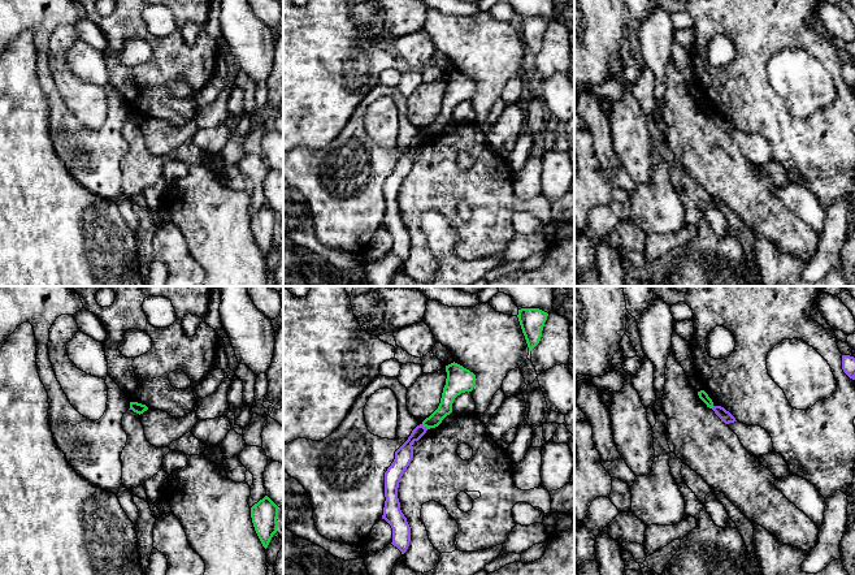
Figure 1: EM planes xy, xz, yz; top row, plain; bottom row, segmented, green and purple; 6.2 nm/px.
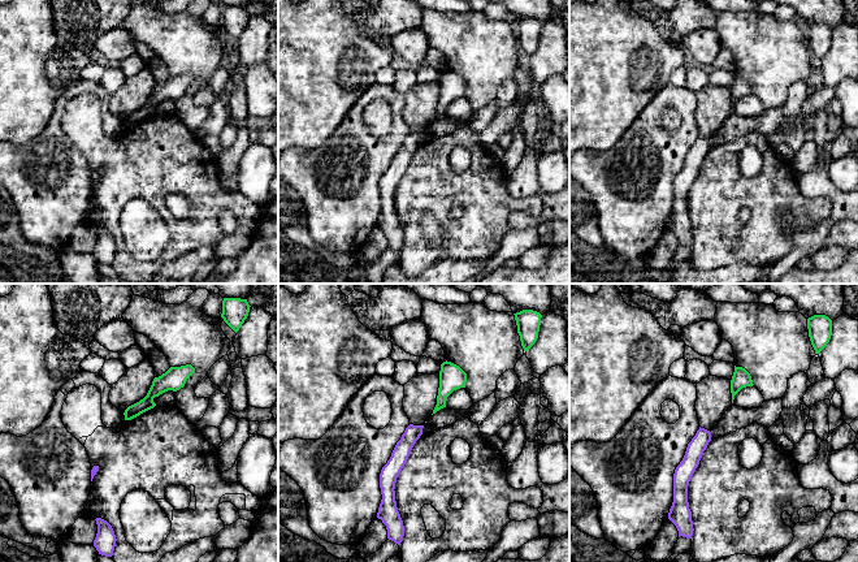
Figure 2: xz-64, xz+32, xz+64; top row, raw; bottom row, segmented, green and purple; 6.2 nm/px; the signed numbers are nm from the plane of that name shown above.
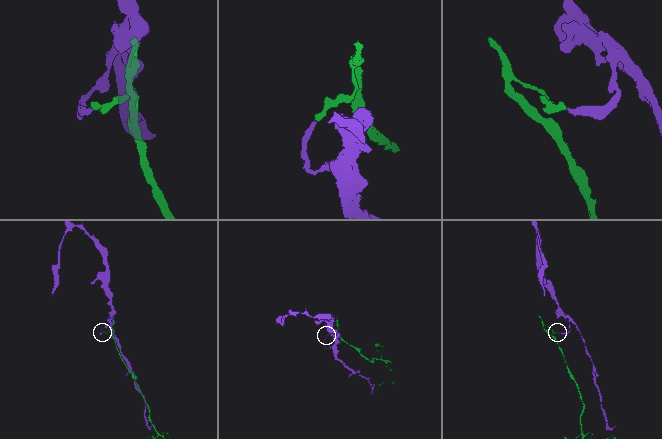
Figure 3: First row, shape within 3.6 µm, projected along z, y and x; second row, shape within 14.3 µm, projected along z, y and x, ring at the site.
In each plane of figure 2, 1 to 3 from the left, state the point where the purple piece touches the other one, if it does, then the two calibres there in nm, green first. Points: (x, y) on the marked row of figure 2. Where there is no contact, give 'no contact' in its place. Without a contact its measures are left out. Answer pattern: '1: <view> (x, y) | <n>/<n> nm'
1: no contact
2: no contact
3: no contact

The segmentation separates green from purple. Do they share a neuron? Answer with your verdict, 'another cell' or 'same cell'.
another cell

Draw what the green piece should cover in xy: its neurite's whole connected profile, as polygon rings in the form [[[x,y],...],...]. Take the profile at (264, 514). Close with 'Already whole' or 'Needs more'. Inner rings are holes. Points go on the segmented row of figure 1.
[[[265,496],[251,507],[251,518],[255,531],[262,546],[266,549],[273,535],[277,532],[278,506]]]. Already whole

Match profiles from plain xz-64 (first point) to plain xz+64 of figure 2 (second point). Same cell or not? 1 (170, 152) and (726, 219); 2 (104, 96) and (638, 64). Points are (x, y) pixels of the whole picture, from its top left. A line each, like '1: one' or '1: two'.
1: one
2: two

